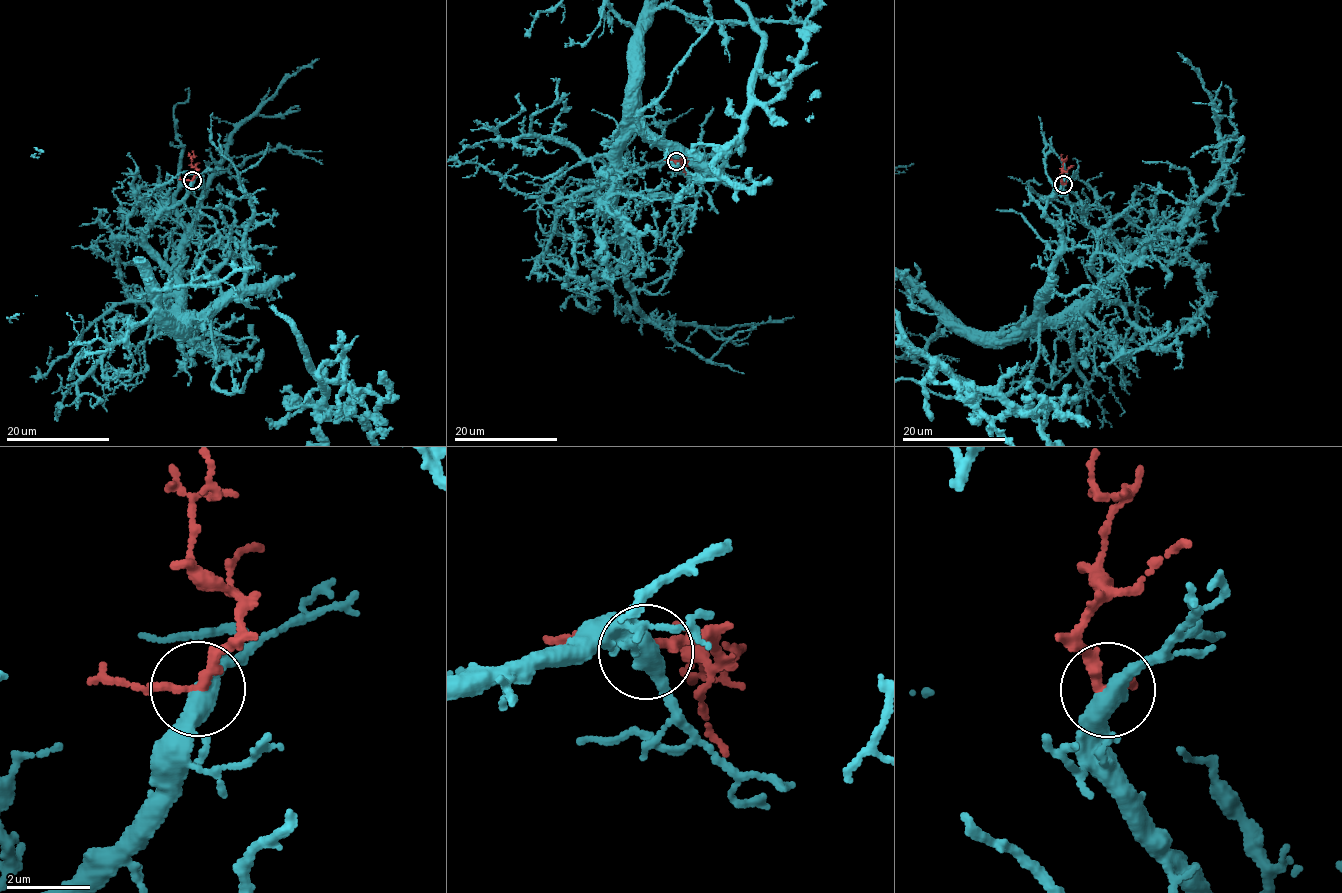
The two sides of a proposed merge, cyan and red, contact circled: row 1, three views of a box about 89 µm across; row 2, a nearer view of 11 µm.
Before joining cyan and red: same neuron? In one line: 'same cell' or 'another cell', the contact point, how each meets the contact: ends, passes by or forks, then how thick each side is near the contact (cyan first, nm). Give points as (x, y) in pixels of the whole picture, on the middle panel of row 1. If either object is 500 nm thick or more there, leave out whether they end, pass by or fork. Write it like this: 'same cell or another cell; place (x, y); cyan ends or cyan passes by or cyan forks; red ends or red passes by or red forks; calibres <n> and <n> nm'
same cell; place (676, 161); cyan passes by; red passes by; calibres 440 and 220 nm

